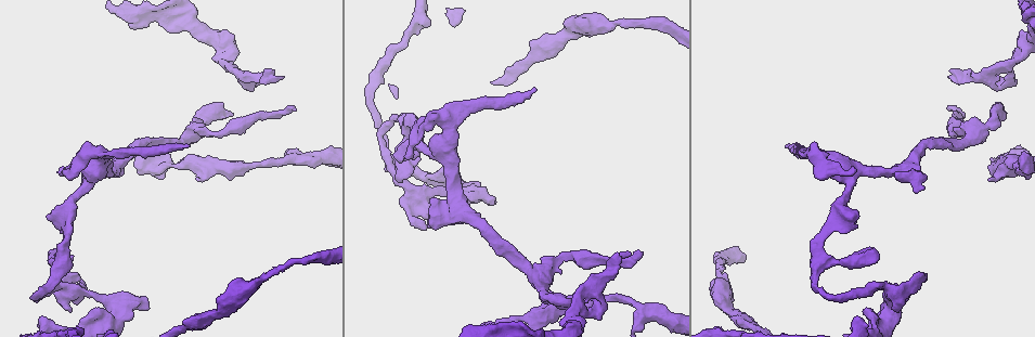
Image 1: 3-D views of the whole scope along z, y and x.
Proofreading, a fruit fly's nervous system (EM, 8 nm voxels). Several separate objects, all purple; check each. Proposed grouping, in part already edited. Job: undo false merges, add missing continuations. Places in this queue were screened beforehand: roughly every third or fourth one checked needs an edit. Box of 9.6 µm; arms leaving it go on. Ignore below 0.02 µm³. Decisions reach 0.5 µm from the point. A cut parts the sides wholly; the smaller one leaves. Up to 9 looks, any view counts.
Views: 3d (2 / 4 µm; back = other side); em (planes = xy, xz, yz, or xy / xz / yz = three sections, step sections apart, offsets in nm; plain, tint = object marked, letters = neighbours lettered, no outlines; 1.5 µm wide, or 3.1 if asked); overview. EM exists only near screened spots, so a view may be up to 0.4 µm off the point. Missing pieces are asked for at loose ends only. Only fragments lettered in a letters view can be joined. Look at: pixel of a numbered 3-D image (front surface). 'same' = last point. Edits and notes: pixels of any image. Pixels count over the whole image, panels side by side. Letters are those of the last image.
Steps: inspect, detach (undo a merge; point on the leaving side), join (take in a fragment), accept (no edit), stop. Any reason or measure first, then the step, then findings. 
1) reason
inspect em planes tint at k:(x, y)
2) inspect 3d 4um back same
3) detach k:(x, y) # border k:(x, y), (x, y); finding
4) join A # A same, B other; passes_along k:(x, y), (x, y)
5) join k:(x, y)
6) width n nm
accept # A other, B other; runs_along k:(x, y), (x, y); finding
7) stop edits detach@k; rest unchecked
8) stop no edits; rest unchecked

calibre changes
inspect 3d 4um at 1:(49, 282)

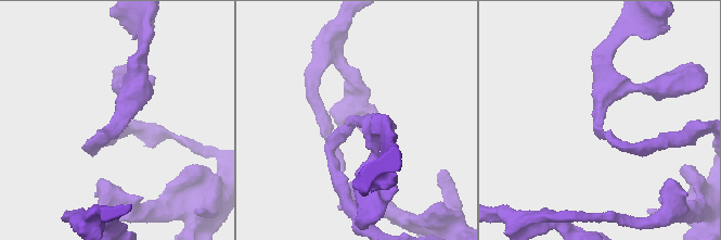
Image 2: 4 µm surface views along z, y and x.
arm_widths 190, 380 nm
inspect em xy step 8 letters at 2:(112, 125)

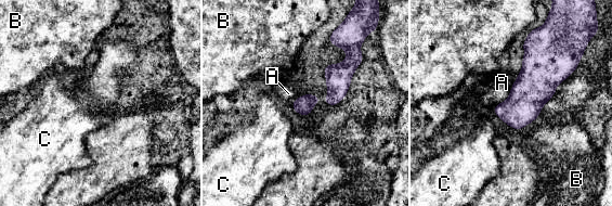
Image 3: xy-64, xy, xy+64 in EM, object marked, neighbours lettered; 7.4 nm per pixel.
inspect em planes letters same

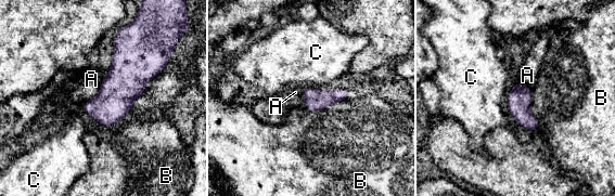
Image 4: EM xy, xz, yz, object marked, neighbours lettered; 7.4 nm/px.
longest_contact B 320 nm
accept # A other, B other, C other; border 4:(107, 72), (99, 92), (82, 104); one neuron here

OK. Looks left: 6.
free end
inspect em xz step 8 tint at 1:(853, 215)

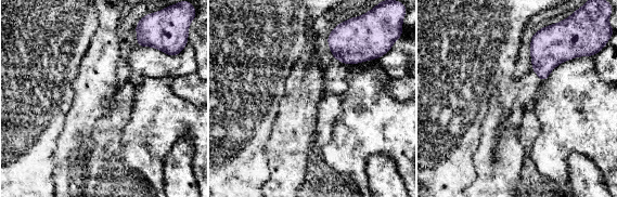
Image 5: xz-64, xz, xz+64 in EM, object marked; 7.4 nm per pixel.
another direction
inspect em planes letters same

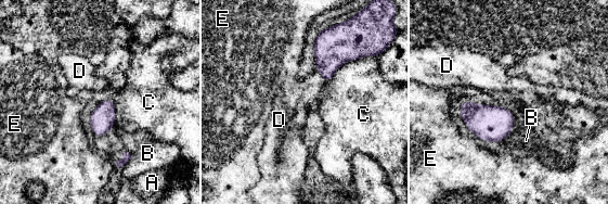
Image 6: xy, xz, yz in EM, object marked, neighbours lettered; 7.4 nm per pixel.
longest_contact C 380 nm
accept # A other, B other, C other, D other, E other; none of them fits

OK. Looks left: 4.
stops while still wide
inspect 3d 2um at 1:(197, 178)

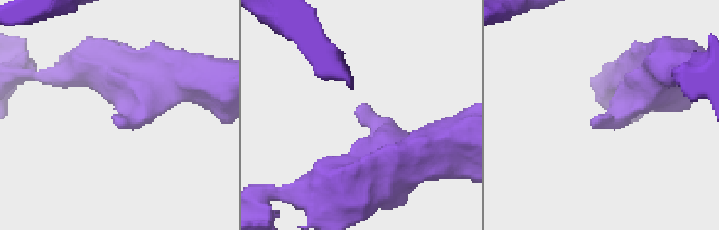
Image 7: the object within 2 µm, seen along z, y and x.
inspect em yz step 8 letters at 7:(363, 103)

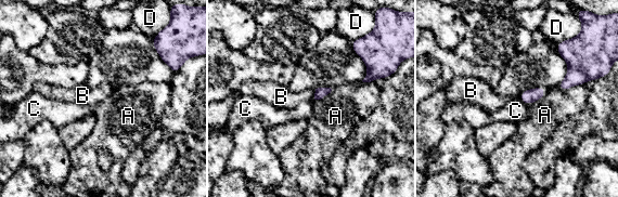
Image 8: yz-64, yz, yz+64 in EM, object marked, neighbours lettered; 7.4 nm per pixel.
accept # A other, B other, C other, D other; border 8:(316, 90), (313, 99); no lettered fragment goes on from it

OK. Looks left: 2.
an open end
inspect 3d 2um at 1:(232, 113)

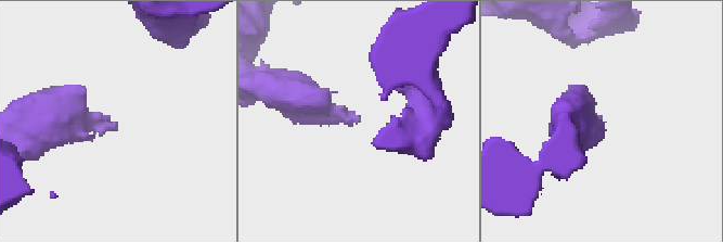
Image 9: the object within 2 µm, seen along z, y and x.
inspect em 3.1um planes letters at 9:(360, 119)

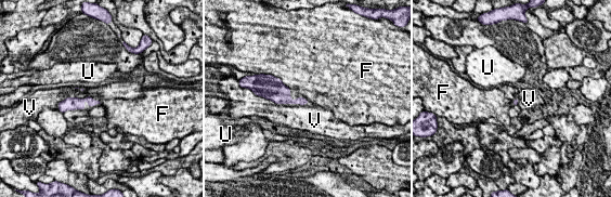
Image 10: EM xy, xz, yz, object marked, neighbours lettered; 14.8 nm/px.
accept # F other, U other, V other; border 10:(75, 95), (67, 96), (63, 101); none of them fits

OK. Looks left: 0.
stop no edits; rest unchecked

